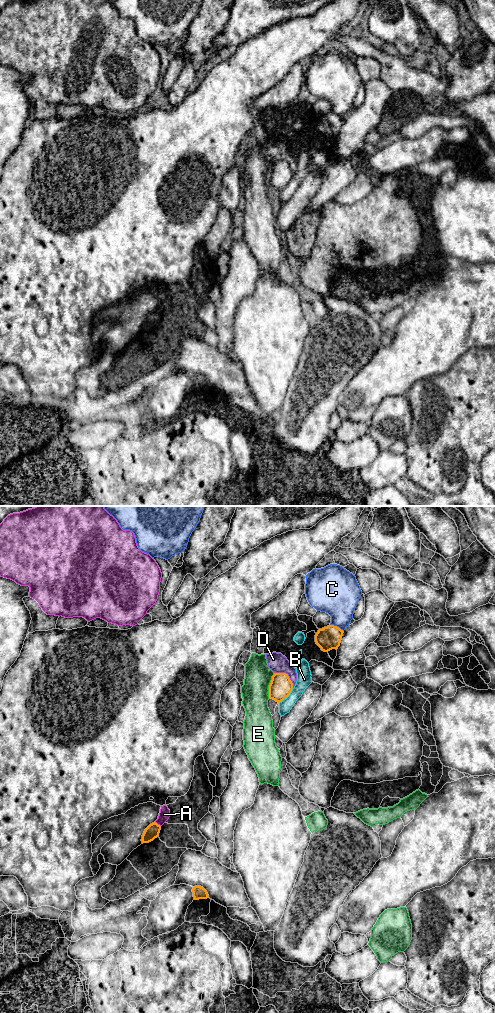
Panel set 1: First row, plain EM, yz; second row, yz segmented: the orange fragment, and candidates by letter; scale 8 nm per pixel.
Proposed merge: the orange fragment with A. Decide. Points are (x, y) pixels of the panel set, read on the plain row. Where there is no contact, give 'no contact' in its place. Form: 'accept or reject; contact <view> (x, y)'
reject; contact yz (157, 312)

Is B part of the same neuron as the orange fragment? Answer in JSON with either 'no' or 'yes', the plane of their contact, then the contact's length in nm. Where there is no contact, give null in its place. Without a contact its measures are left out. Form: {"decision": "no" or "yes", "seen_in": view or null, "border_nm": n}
{"decision": "no", "seen_in": "yz", "border_nm": 180}

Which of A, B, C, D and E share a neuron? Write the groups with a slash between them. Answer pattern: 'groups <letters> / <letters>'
groups A / B E / C / D

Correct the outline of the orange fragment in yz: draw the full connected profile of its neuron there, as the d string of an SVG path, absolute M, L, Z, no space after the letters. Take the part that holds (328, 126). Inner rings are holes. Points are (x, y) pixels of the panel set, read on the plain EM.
M329 113L319 117L315 123L315 130L322 139L328 140L332 137L338 137L340 134L344 119L334 113Z

